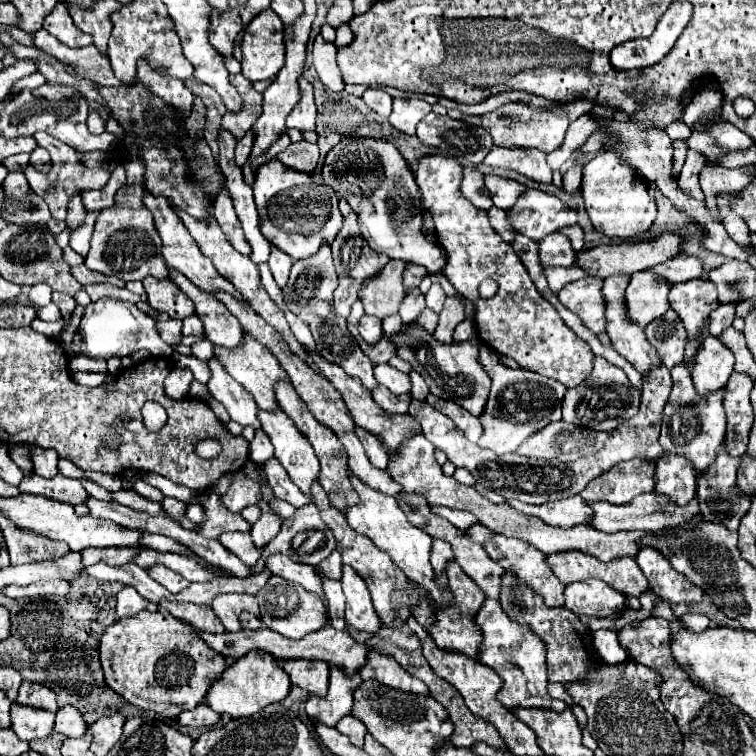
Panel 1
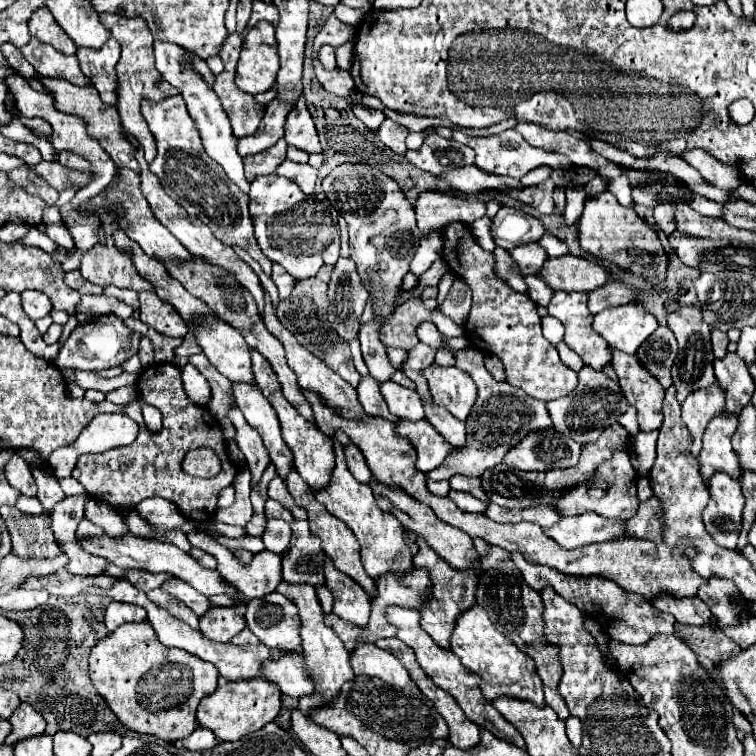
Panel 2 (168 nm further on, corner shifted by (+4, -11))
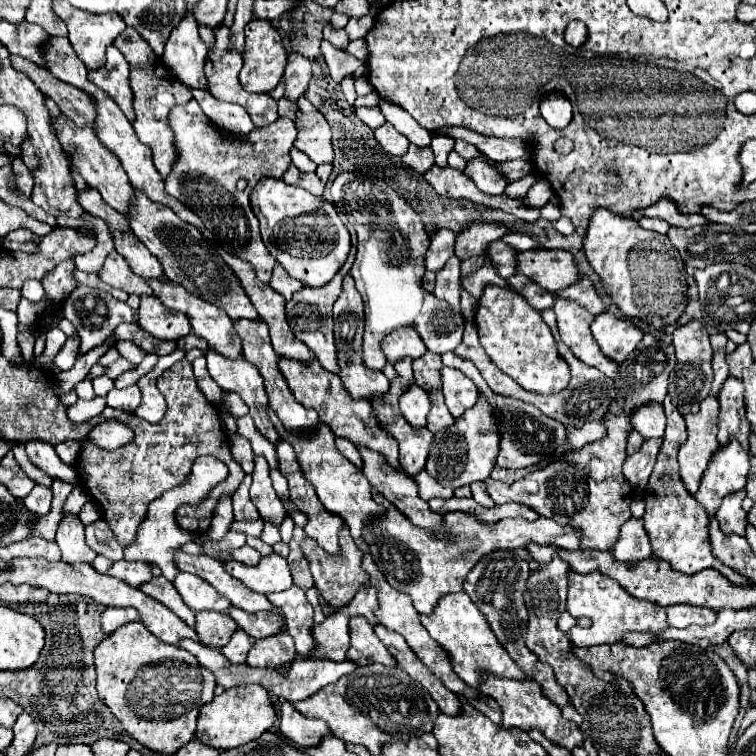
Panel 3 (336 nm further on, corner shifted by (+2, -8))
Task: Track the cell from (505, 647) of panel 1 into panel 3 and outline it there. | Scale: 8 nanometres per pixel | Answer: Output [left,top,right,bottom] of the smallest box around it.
[421,592,531,688]

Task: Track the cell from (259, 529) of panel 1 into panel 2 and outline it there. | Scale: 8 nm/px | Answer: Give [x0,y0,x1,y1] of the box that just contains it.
[209,543,283,601]

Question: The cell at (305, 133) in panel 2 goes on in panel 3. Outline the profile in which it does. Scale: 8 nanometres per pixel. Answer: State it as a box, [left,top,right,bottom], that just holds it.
[295,96,333,164]

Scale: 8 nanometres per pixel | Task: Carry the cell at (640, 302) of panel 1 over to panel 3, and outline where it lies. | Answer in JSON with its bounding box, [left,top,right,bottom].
[591,312,643,362]

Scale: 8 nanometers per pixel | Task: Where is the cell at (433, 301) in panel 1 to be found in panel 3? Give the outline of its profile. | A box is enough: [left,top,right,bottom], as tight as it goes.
[425,396,501,488]

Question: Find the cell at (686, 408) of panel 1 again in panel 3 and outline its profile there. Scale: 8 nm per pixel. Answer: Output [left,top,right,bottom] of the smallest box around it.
[645,396,753,586]

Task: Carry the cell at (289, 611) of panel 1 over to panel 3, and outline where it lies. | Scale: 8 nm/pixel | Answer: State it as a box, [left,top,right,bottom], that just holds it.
[229,608,285,638]

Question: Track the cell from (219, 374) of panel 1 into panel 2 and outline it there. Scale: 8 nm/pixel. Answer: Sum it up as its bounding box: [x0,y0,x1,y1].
[229,407,271,489]

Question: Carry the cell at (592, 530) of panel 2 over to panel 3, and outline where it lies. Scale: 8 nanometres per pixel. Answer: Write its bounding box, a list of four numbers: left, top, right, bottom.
[365,490,581,616]

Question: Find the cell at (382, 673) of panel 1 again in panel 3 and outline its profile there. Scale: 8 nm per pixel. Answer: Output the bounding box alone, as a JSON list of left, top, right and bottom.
[347,618,397,666]

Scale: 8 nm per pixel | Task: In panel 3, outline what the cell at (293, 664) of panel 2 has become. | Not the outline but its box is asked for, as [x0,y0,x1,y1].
[247,632,295,674]

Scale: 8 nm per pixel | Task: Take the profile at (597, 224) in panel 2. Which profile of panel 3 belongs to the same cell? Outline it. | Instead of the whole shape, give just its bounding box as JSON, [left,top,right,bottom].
[583,208,687,328]

